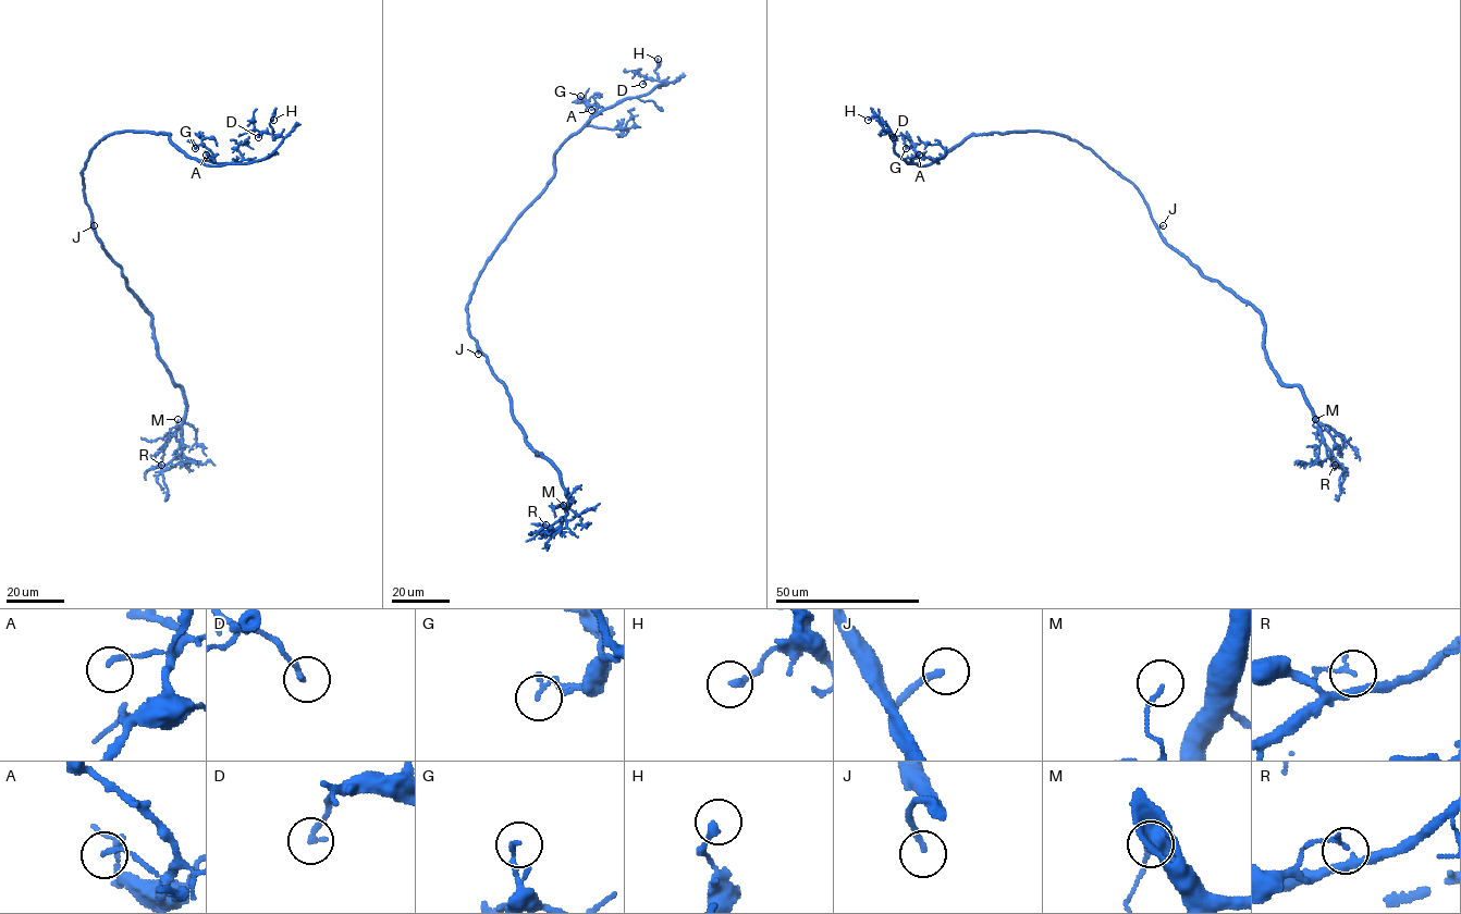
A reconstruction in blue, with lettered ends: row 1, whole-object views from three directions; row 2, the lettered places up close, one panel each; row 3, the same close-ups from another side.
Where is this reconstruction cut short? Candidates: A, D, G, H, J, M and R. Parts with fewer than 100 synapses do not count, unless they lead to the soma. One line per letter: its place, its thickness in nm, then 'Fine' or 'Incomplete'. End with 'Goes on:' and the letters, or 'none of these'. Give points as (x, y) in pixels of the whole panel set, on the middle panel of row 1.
A: Place: (591, 110). Thickness 150 nm. Fine
D: Place: (642, 84). Thickness 180 nm. Fine
G: Place: (580, 96). Thickness 160 nm. Fine
H: Place: (658, 59). Thickness 190 nm. Fine
J: Place: (478, 354). Thickness 180 nm. Incomplete
M: Place: (563, 505). Thickness 80 nm. Fine
R: Place: (545, 525). Thickness 130 nm. Fine
Goes on: J

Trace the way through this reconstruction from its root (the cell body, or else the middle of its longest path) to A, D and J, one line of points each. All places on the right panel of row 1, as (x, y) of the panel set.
A: (1140, 192), (1089, 148), (1051, 133), (969, 135), (943, 158), (921, 159), (919, 155)
D: (1140, 192), (1089, 148), (1060, 135), (969, 135), (925, 165), (900, 158), (888, 133), (893, 137)
J: (1140, 192), (1157, 229), (1163, 225)

